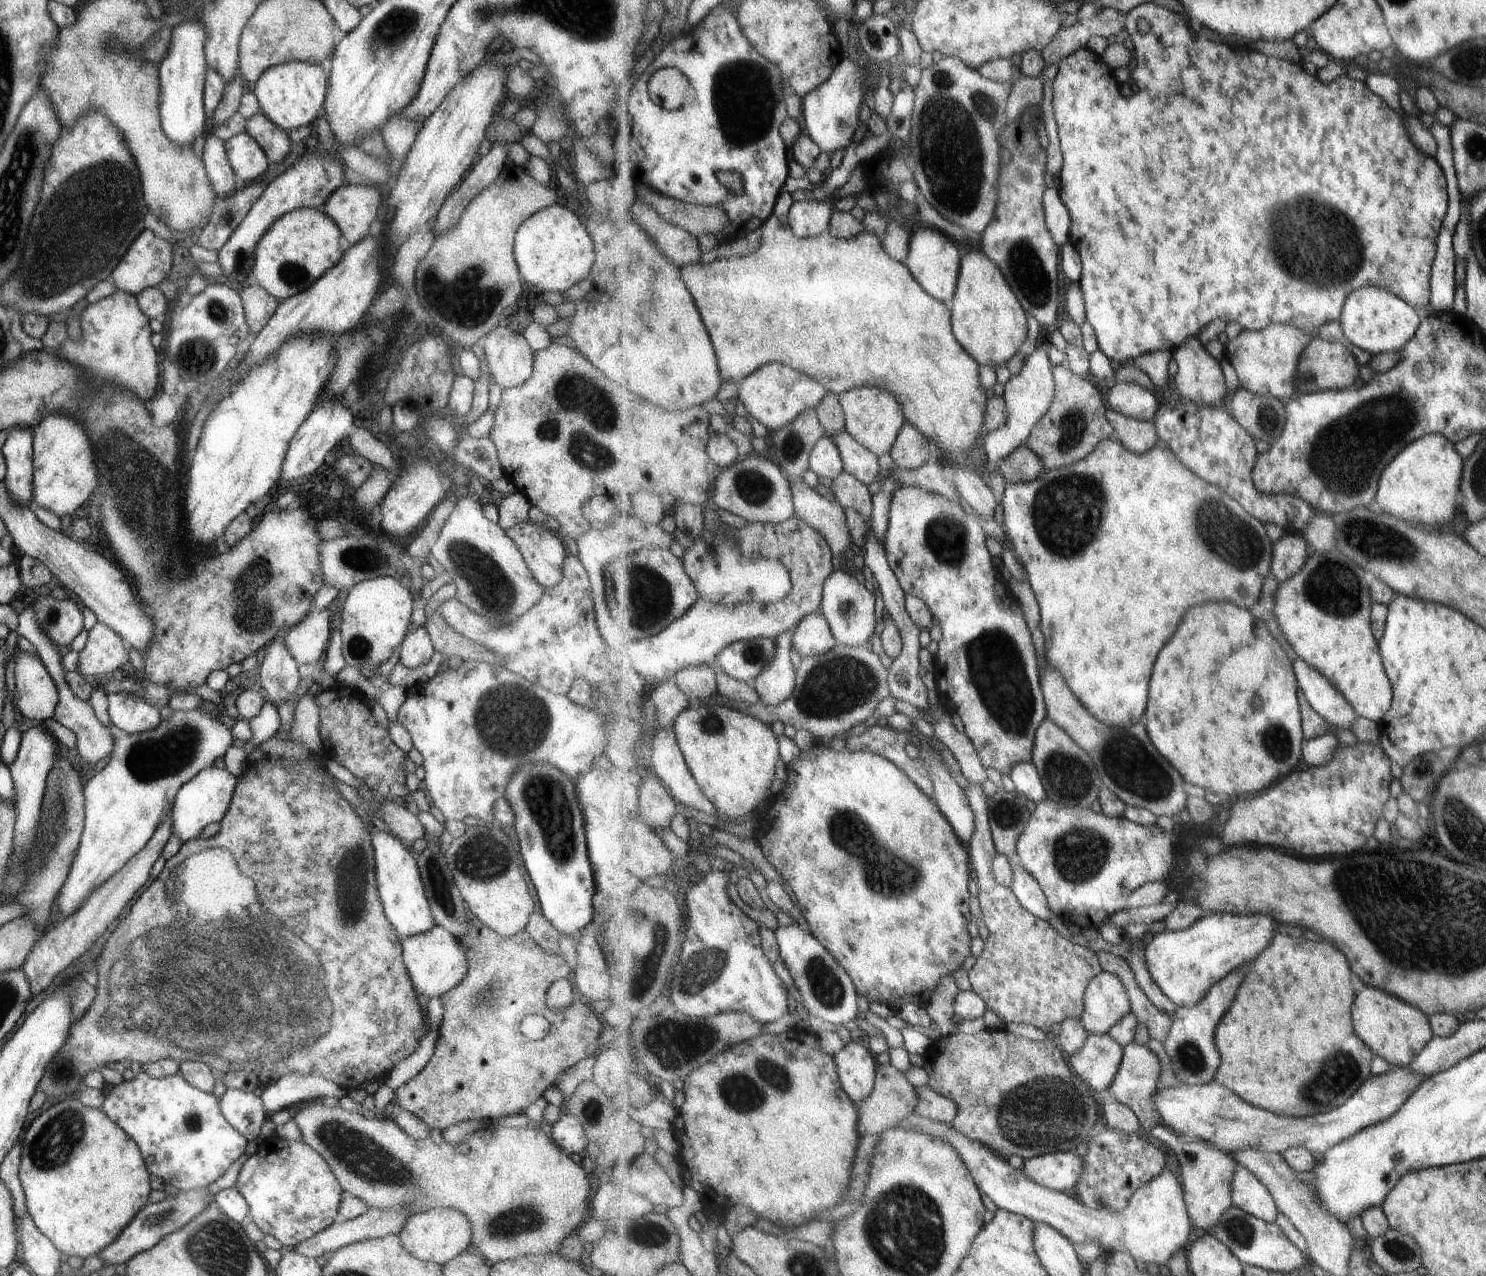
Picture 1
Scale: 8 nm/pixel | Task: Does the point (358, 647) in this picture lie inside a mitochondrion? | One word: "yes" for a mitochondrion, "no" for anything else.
yes

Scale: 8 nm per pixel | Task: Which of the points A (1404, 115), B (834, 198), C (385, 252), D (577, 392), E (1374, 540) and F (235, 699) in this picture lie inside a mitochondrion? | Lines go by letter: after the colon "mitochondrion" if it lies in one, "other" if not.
A: other
B: other
C: other
D: mitochondrion
E: mitochondrion
F: other

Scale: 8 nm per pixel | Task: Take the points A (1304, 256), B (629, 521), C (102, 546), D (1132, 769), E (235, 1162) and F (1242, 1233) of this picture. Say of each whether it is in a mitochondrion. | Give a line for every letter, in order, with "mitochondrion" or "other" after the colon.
A: mitochondrion
B: other
C: other
D: mitochondrion
E: other
F: mitochondrion

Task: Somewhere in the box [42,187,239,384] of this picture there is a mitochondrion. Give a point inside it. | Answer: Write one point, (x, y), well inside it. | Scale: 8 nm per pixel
(197, 357)

